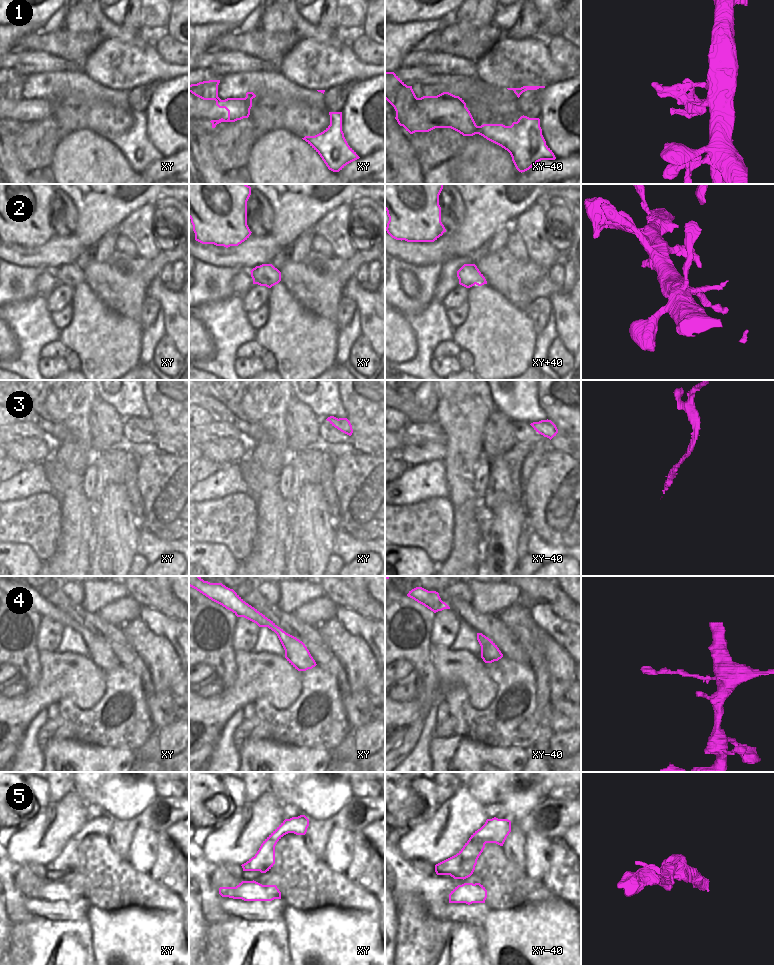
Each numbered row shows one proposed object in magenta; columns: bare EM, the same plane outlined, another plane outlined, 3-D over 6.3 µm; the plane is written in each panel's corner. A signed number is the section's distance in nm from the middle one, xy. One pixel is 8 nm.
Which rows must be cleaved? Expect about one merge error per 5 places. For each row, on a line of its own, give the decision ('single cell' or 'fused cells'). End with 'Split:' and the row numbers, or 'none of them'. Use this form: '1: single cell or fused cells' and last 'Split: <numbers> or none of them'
1: single cell
2: fused cells
3: single cell
4: single cell
5: single cell
Split: 2

